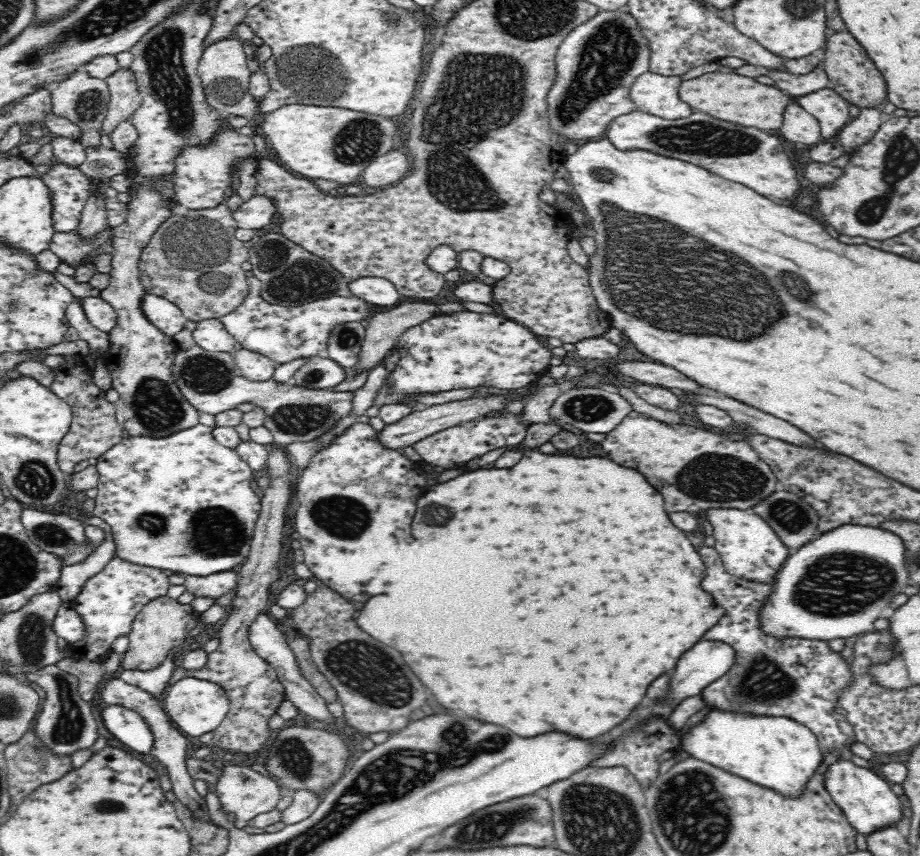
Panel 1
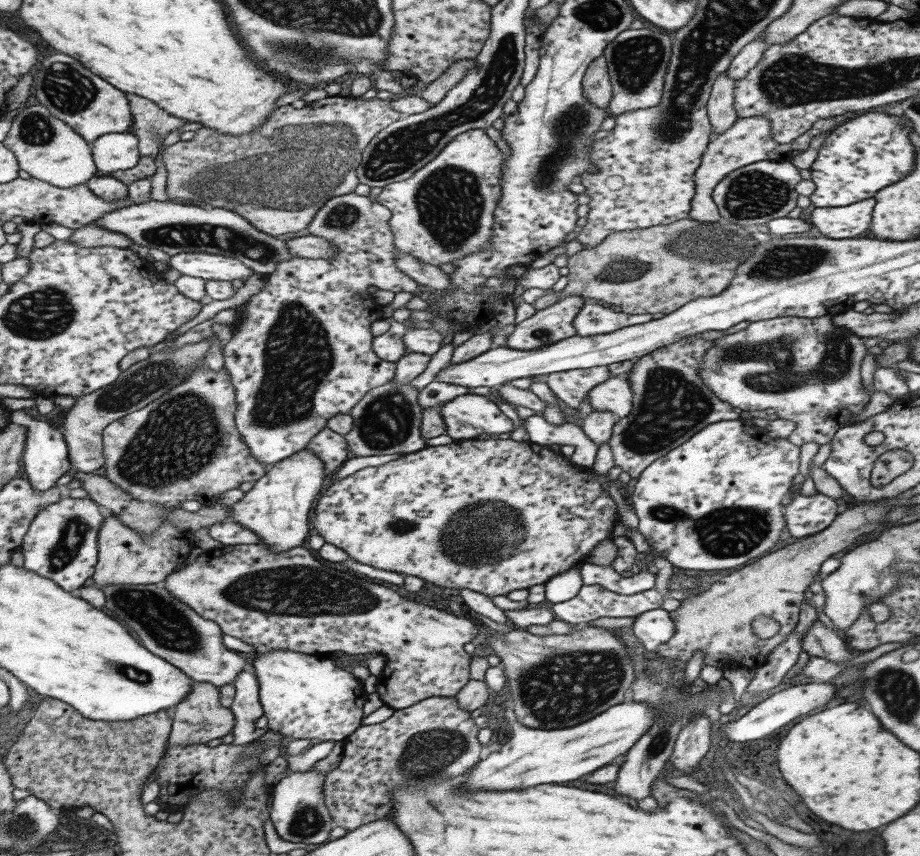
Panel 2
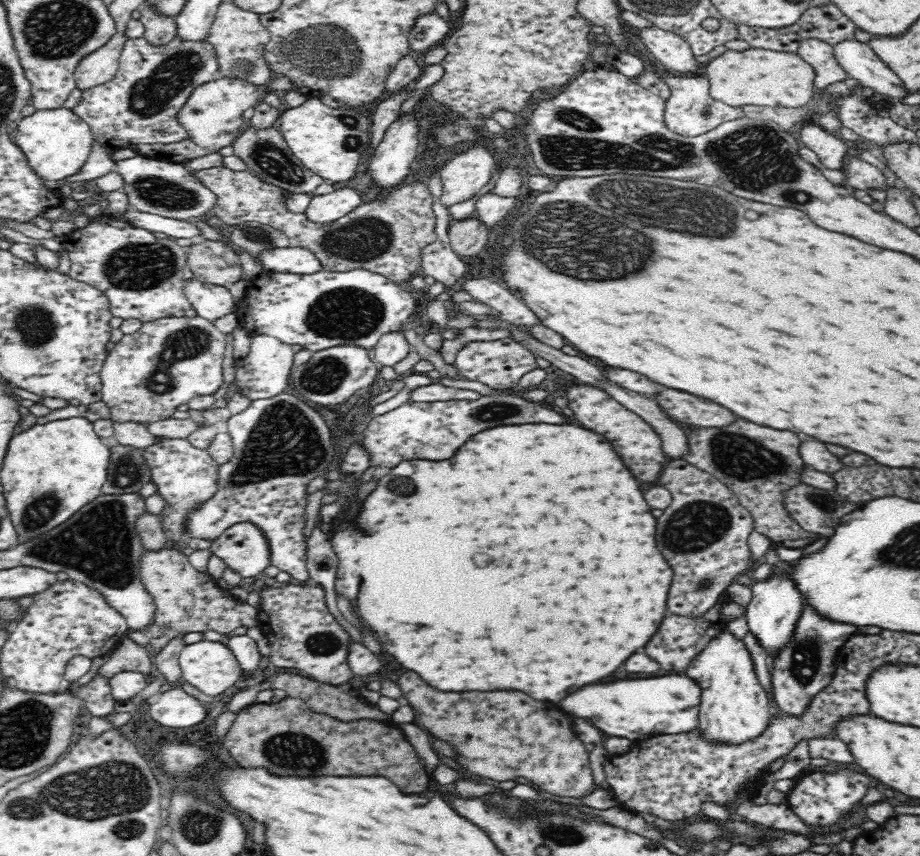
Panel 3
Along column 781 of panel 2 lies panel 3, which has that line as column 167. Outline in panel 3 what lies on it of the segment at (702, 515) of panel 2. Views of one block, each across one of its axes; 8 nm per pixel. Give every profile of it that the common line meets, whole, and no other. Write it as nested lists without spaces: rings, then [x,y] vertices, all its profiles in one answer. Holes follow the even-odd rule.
[[[156,438],[156,442],[143,449],[145,464],[151,472],[151,482],[157,486],[157,493],[167,505],[162,512],[161,527],[172,542],[182,542],[186,534],[186,516],[202,502],[212,498],[218,492],[218,466],[208,452],[188,442],[188,439]]]

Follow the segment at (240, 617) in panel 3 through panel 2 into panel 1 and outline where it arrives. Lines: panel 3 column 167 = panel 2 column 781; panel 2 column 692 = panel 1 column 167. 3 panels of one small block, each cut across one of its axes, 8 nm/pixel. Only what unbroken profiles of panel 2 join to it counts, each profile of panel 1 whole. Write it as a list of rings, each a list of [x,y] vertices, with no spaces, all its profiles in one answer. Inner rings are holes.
[[[164,597],[152,600],[144,609],[142,609],[132,622],[130,630],[129,647],[121,655],[121,665],[126,670],[154,670],[158,668],[168,653],[175,646],[187,646],[190,638],[186,639],[186,634],[196,626],[201,613],[192,610],[194,604],[179,604],[176,599]]]

